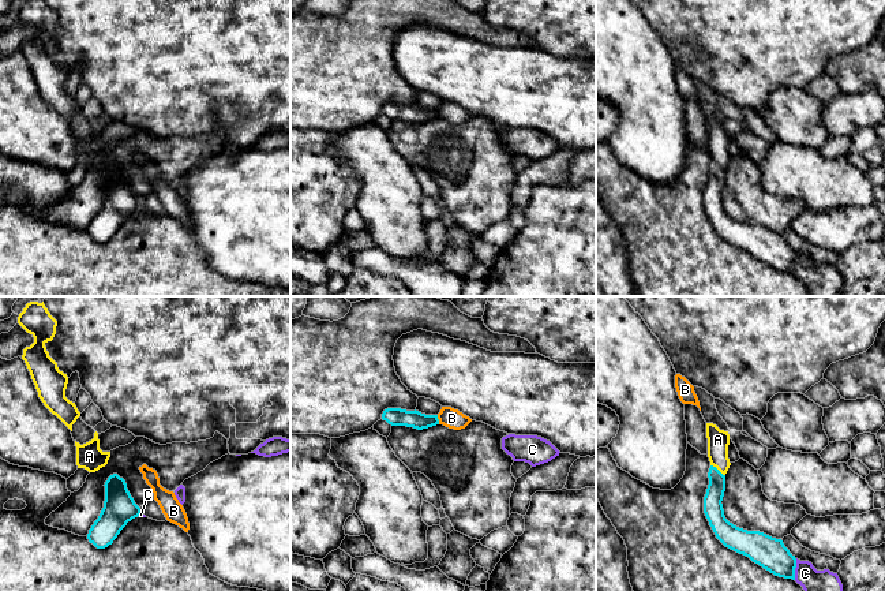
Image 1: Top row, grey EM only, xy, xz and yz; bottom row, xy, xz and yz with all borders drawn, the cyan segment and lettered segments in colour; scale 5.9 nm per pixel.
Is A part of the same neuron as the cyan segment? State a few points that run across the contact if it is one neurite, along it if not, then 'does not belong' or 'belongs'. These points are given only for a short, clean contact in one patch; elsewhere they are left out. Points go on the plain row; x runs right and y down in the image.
line yz (713, 205), (716, 163), (717, 134); belongs

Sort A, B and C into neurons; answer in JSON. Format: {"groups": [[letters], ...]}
{"groups": [["A"], ["B"], ["C"]]}

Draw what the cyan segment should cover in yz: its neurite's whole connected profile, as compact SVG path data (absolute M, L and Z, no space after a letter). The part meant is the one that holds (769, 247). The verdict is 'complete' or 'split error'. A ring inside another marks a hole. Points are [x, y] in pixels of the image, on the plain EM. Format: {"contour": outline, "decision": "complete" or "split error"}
{"contour": "M706 117L709 179L704 191L704 207L716 232L728 243L749 251L775 270L795 274L796 253L781 233L760 225L747 225L730 217L724 210L723 191L728 153L730 128L713 117Z", "decision": "split error"}

